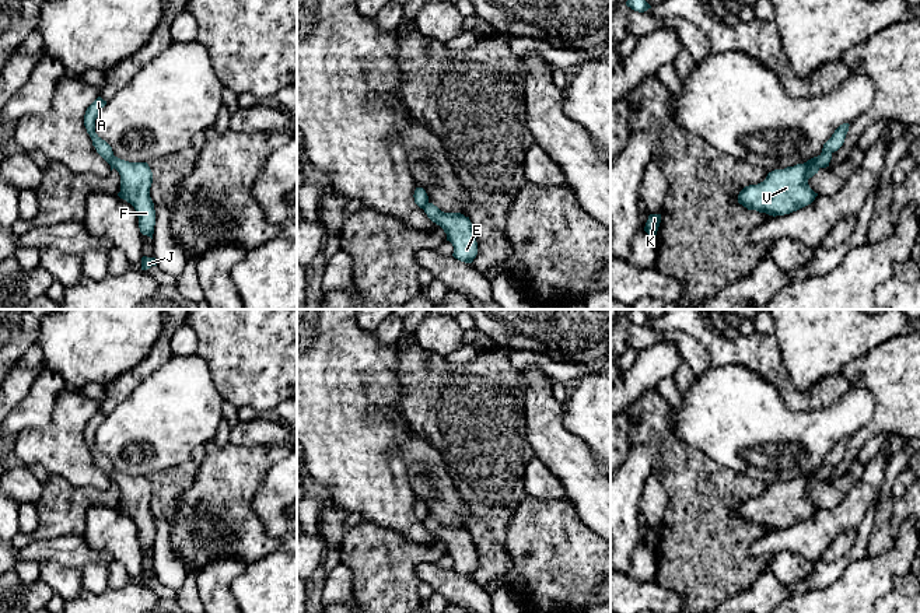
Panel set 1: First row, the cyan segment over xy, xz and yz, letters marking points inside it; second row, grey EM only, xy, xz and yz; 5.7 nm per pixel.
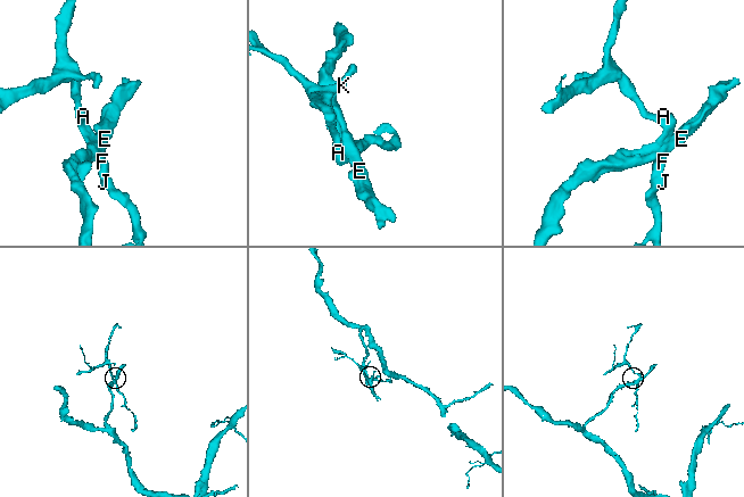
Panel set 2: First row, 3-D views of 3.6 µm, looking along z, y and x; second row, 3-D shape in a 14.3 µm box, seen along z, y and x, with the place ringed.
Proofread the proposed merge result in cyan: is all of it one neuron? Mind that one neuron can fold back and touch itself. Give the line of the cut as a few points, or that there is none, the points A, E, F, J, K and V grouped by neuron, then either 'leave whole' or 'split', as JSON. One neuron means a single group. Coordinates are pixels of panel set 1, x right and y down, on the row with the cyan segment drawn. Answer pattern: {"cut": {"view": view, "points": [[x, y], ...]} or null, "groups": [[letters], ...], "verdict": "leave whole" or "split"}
{"cut": {"view": "yz", "points": [[831, 151], [818, 158], [818, 168]]}, "groups": [["A"], ["E", "F", "J", "K", "V"]], "verdict": "split"}

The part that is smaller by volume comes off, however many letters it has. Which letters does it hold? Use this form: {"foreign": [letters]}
{"foreign": ["A"]}

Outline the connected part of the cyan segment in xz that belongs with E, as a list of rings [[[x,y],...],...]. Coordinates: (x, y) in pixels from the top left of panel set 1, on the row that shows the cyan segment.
[[[433,203],[424,207],[427,217],[447,234],[454,246],[452,256],[461,262],[472,263],[478,255],[478,242],[469,217],[461,213],[444,213]]]

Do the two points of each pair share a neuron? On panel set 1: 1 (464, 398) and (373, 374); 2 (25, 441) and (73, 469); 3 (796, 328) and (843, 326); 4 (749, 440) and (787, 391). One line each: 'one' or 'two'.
1: two
2: one
3: one
4: two

